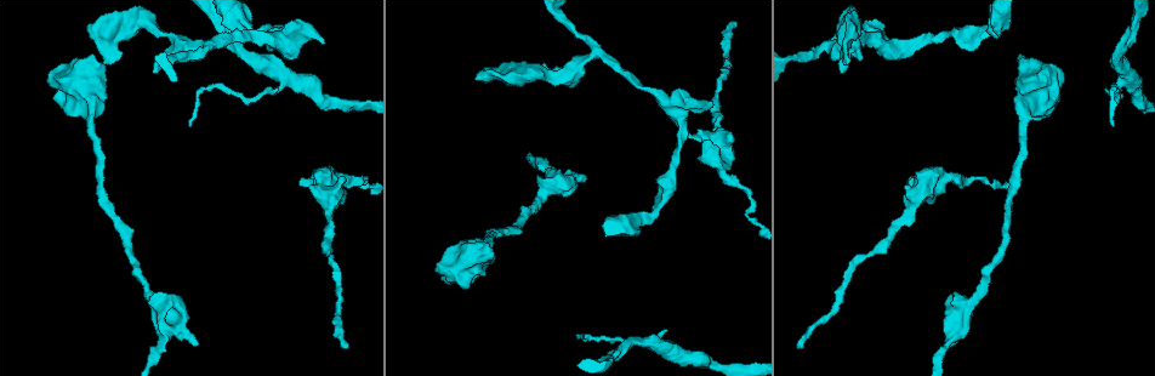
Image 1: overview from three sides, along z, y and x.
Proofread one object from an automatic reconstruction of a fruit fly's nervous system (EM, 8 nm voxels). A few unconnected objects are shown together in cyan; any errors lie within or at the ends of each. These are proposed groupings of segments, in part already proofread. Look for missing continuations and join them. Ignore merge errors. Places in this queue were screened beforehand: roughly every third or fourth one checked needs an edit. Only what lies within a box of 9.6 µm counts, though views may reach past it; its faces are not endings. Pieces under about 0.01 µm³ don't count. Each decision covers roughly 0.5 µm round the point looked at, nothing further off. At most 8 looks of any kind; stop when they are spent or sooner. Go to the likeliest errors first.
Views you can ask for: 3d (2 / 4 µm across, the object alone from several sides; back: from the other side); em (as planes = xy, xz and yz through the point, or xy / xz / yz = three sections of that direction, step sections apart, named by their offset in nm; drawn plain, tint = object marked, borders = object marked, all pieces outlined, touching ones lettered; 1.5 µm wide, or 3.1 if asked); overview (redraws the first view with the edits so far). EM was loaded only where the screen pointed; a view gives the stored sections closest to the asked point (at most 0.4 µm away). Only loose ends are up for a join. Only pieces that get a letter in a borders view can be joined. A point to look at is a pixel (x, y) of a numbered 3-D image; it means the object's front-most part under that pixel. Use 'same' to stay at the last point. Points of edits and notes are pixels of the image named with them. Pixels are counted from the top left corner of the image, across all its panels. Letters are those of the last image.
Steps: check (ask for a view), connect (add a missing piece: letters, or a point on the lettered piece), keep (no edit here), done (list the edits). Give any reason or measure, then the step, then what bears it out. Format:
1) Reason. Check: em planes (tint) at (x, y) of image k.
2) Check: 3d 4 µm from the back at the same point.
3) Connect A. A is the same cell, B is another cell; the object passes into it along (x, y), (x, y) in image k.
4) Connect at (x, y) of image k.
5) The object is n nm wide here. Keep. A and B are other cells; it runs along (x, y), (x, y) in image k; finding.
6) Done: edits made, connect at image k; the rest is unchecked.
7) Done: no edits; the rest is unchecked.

Free end. Check: 3d 4 µm at (736, 24) of image 1.

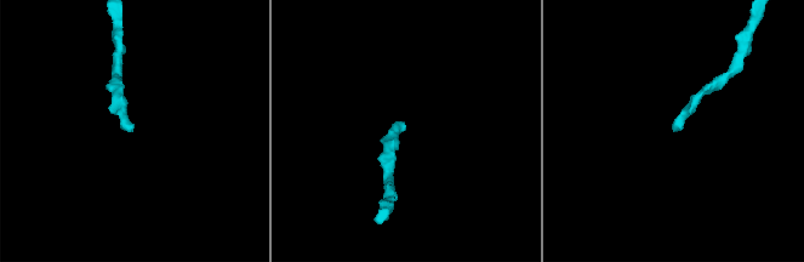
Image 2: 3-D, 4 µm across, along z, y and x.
Now the EM. Check: em xz step 8 (borders) at (678, 130) of image 2.

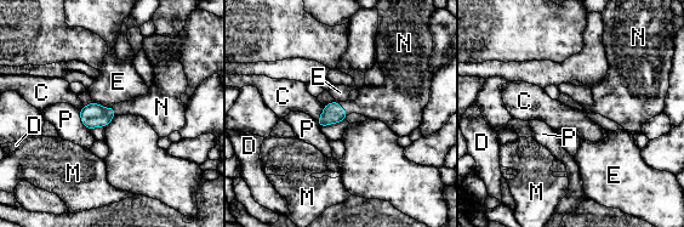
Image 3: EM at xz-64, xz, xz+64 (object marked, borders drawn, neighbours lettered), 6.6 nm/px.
Connect N. N is the same cell, C, D, E, M and P are other cells; the object passes into it along (332, 113), (343, 108), (380, 103) in image 3; it goes on there.

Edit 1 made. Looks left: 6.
An open end. Check: em planes (tint) at (299, 184) of image 1.

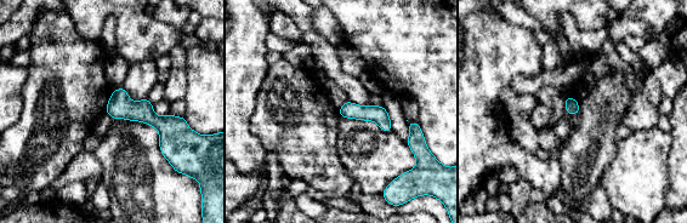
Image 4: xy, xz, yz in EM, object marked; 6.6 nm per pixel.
See the neighbours. Check: em planes (borders) at the same point.

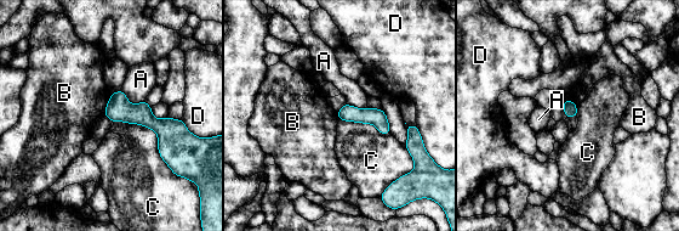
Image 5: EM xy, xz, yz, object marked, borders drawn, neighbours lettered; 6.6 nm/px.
Keep. A, B, C and D are other cells; a border runs along (110, 95), (103, 113) in image 5; none of them fits.

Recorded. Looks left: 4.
Free end. Check: em planes (borders) at (711, 101) of image 1.

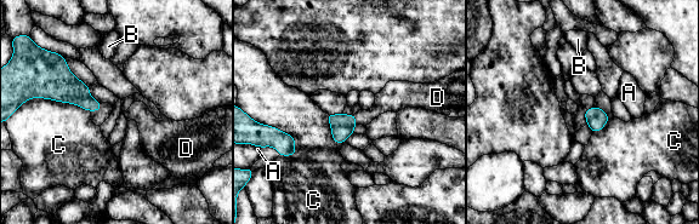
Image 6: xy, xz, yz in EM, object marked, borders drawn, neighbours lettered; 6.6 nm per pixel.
Connect D. D is the same cell, A, B and C are other cells; the object passes into it along (342, 126), (354, 119), (386, 99) in image 6; it goes on there.

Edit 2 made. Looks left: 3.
Done: edits made, connect at image 3, connect at image 6; the rest is unchecked.

